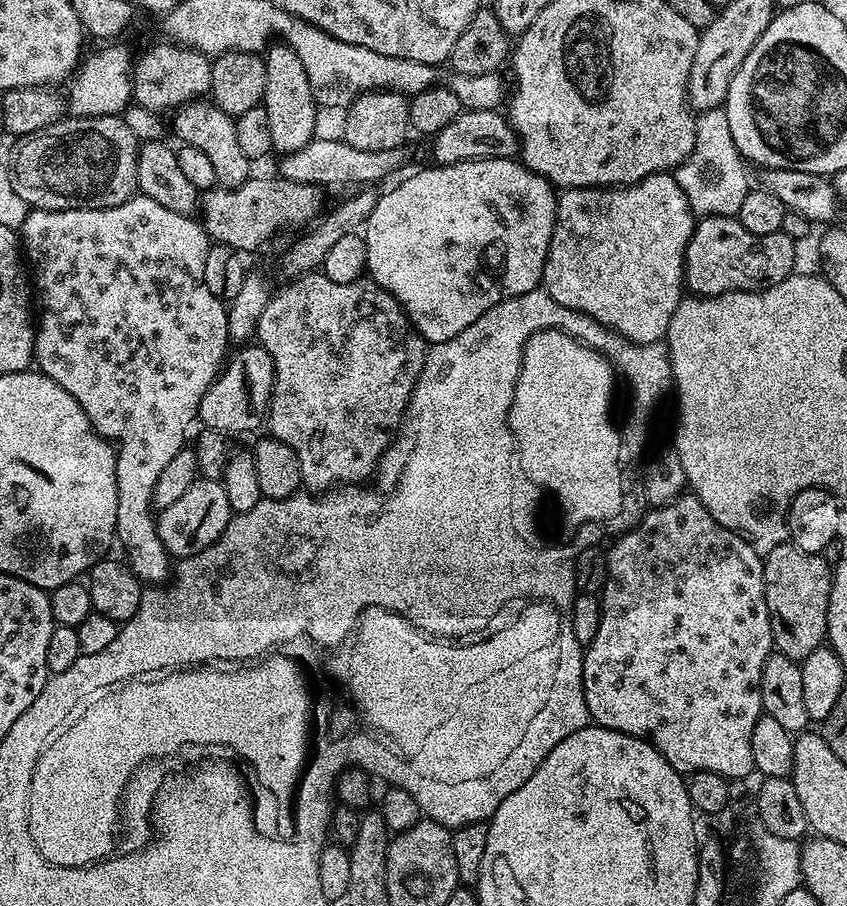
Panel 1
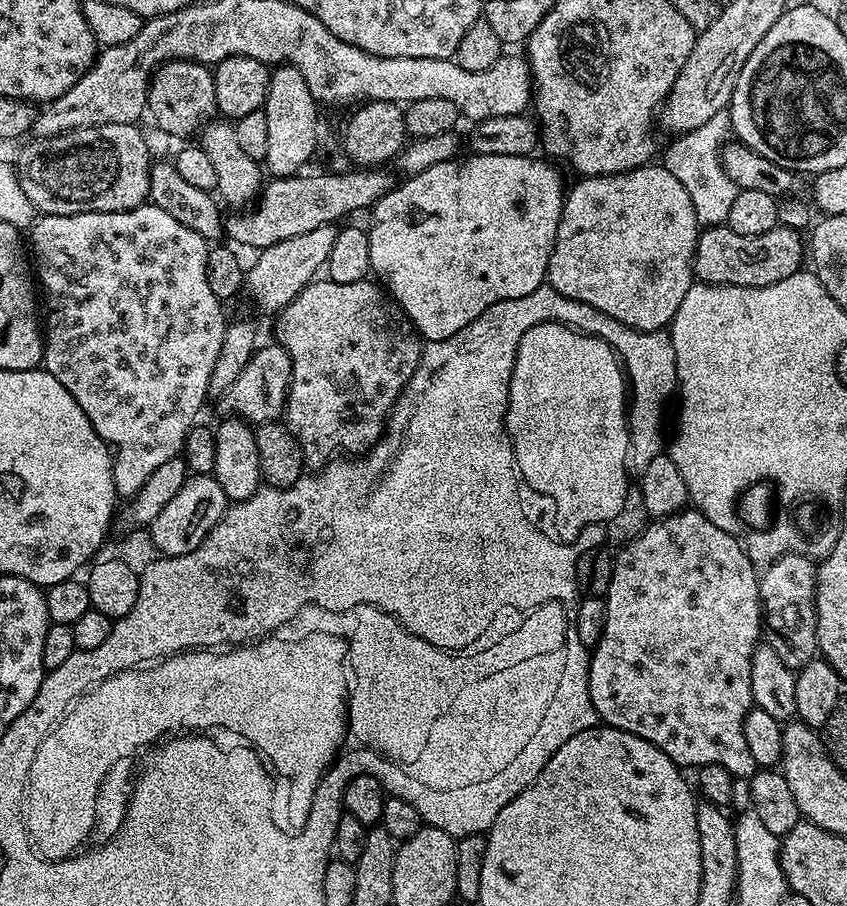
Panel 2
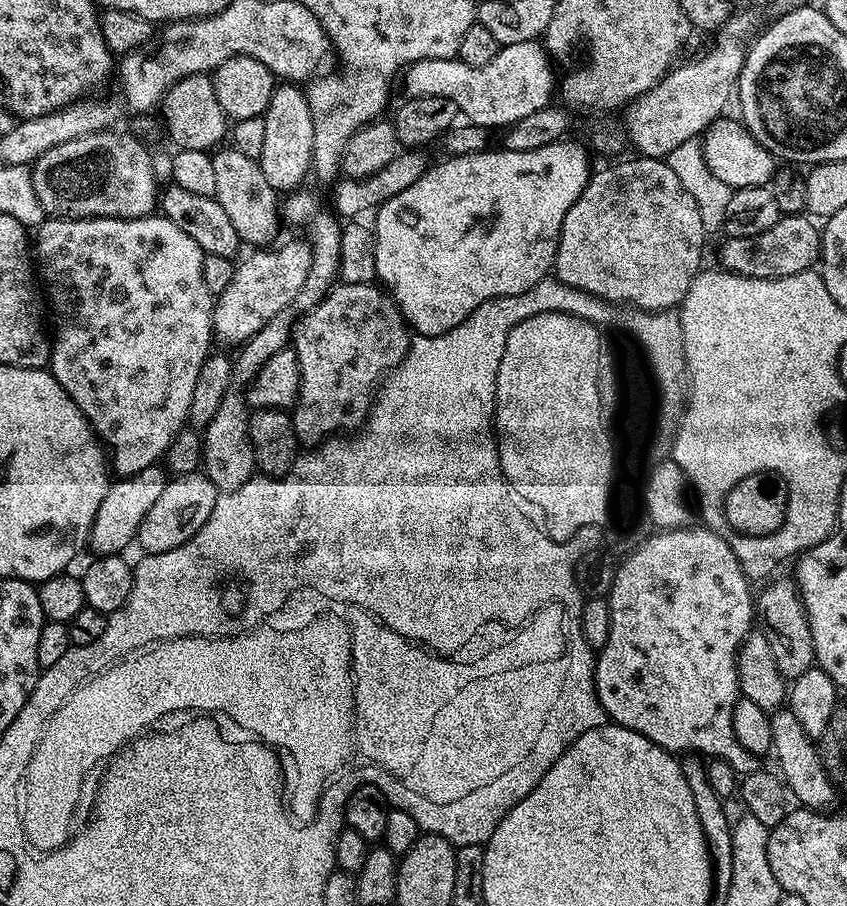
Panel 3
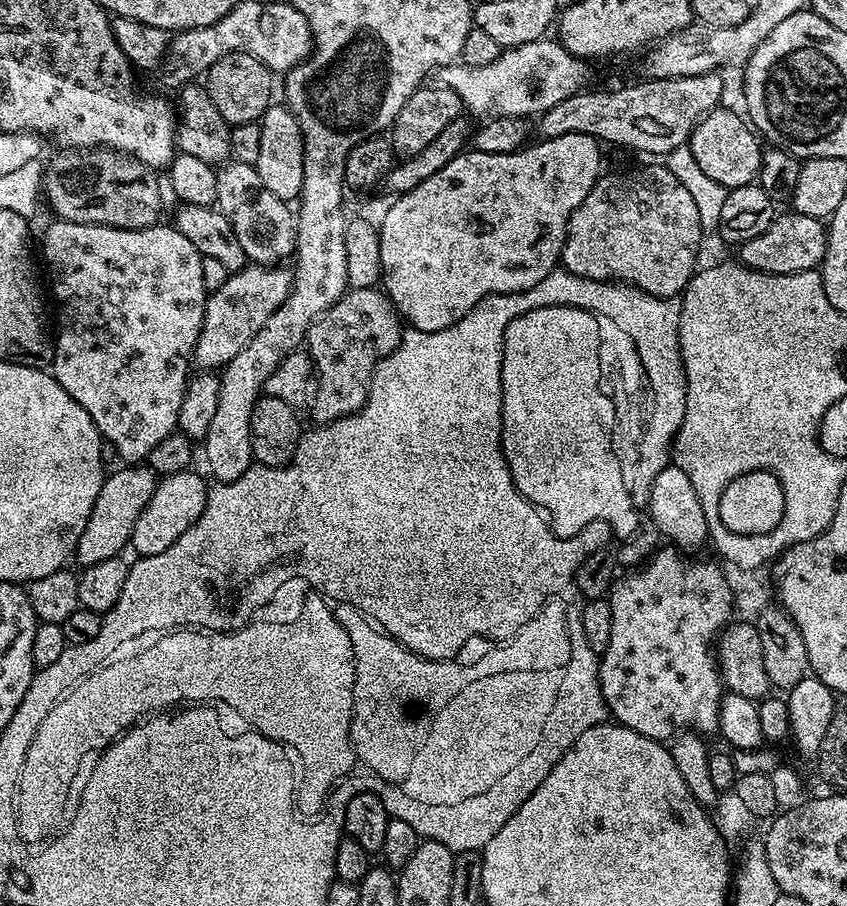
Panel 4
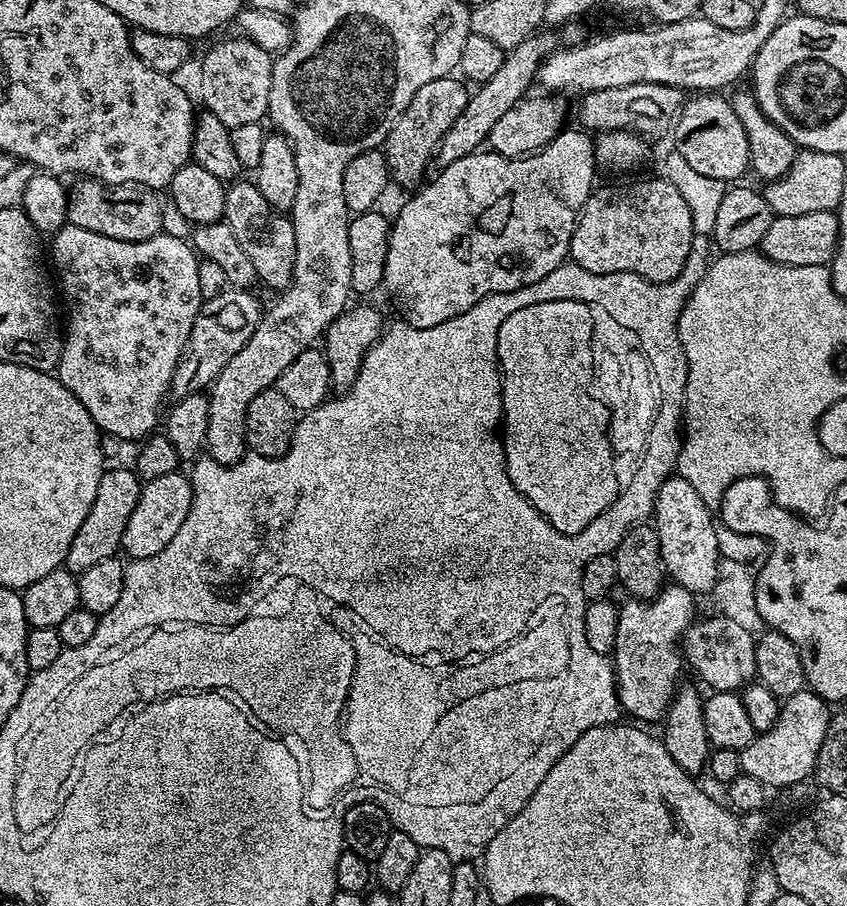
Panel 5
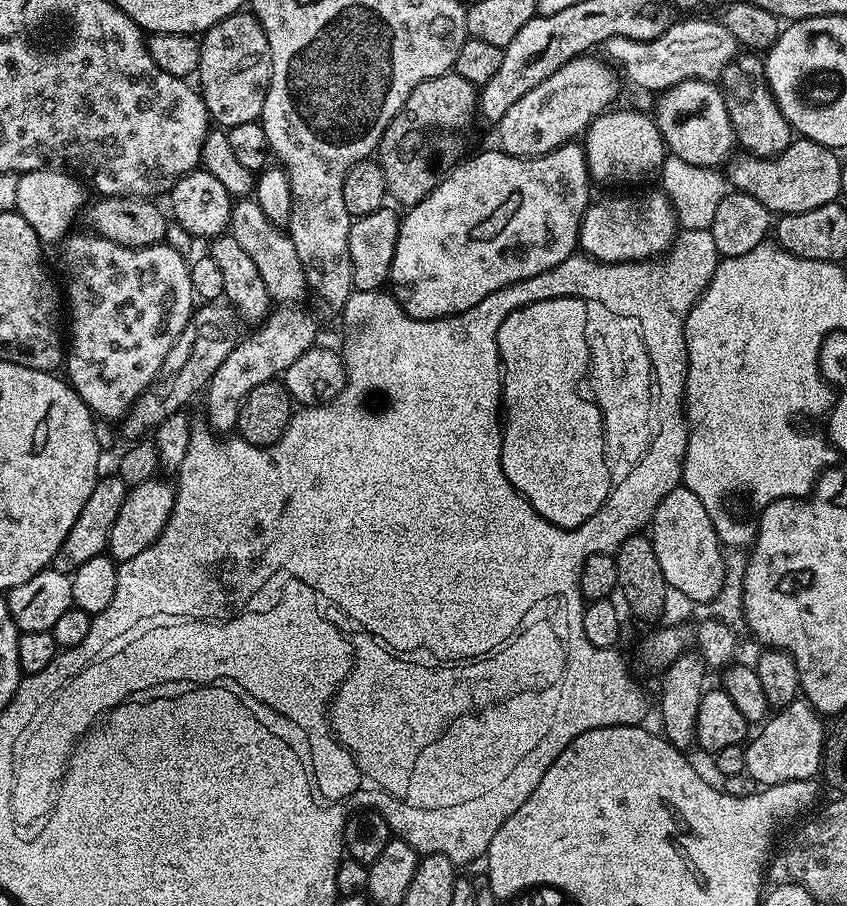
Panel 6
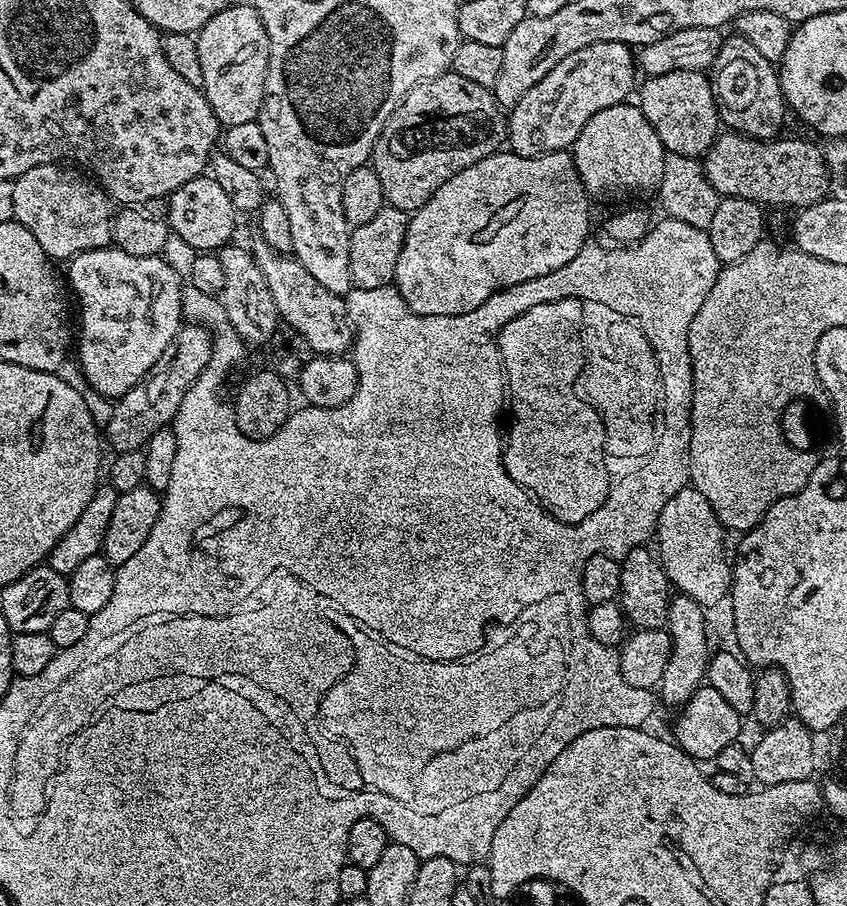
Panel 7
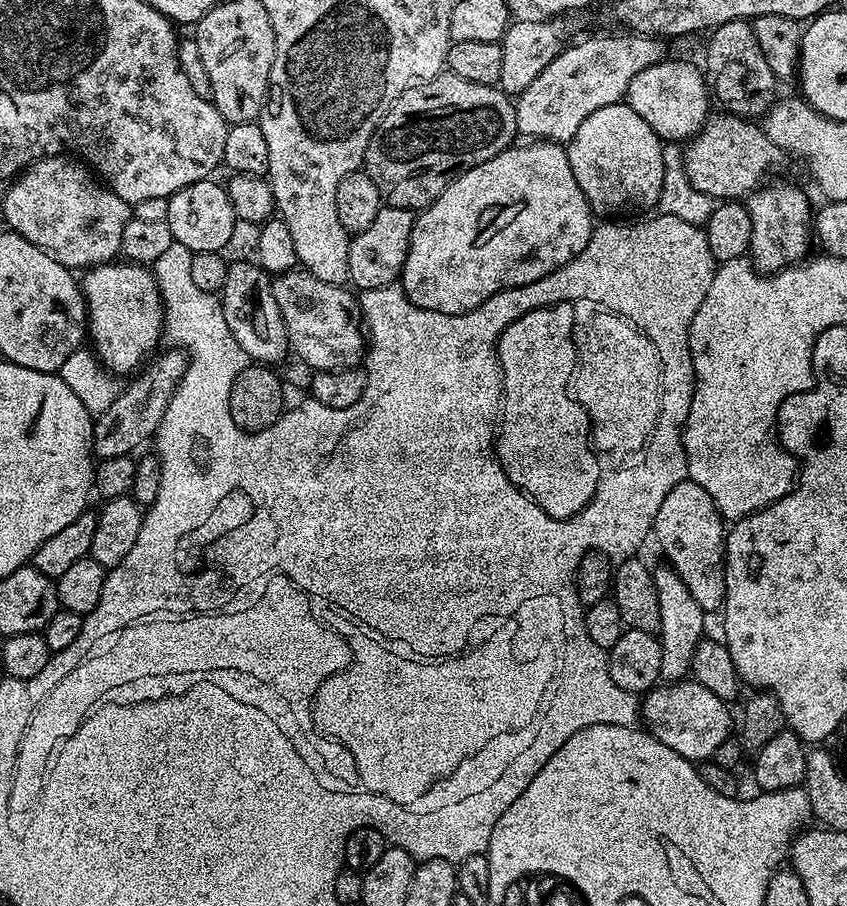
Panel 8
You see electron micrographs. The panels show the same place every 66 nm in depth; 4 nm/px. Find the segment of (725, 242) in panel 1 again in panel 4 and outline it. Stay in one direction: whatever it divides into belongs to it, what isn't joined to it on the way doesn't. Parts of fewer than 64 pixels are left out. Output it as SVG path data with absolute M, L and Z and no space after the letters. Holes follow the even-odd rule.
M788 210L786 214L777 215L775 220L758 234L758 238L750 238L745 244L739 245L739 263L759 272L770 274L794 274L819 269L824 262L828 245L828 230L824 220L806 214Z

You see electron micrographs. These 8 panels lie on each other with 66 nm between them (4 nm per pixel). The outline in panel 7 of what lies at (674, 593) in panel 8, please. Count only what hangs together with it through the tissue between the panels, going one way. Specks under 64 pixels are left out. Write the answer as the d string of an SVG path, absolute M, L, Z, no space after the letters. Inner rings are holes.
M676 594L669 599L666 631L670 634L672 649L658 685L658 700L661 705L669 704L675 710L683 709L685 702L705 683L710 647L708 648L708 620L704 616L707 616L705 608L694 602L694 598Z

